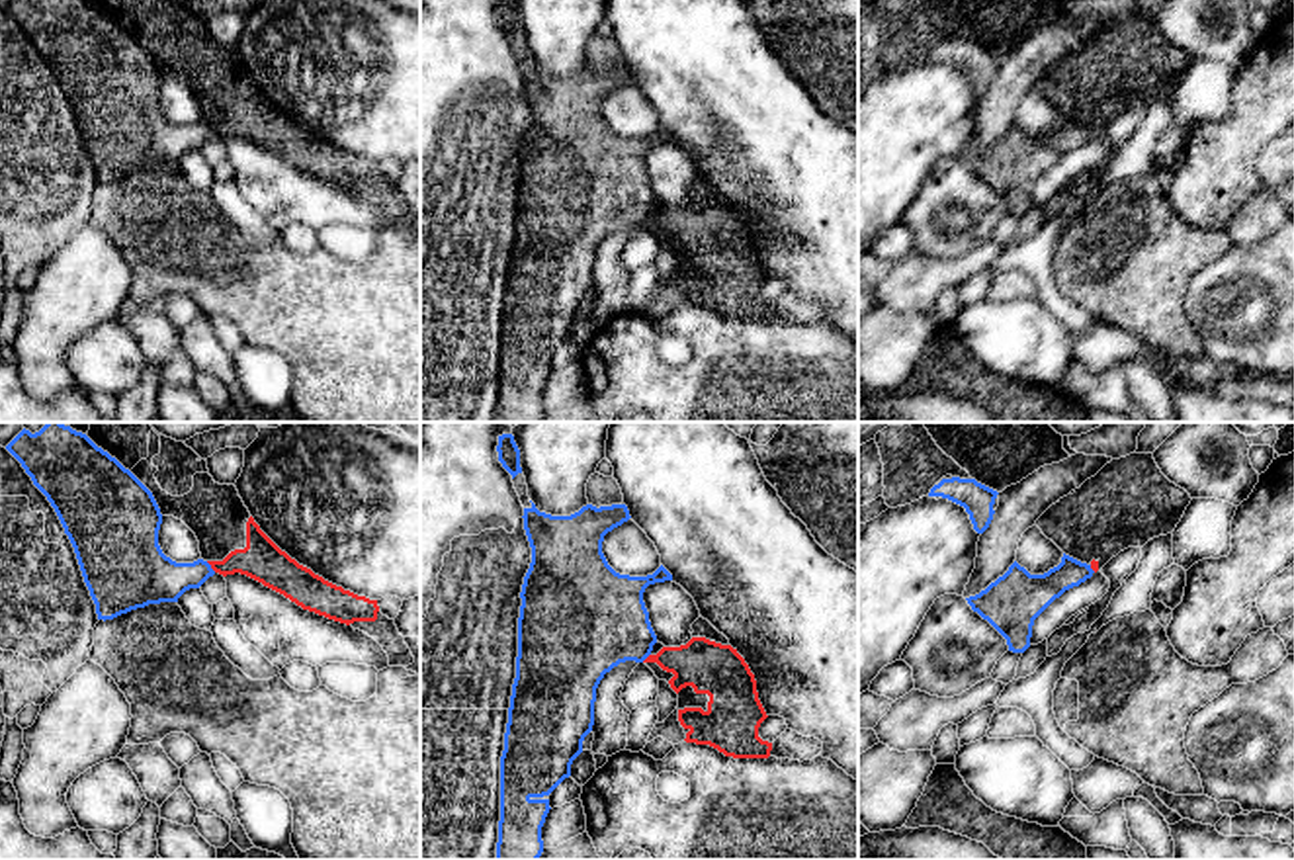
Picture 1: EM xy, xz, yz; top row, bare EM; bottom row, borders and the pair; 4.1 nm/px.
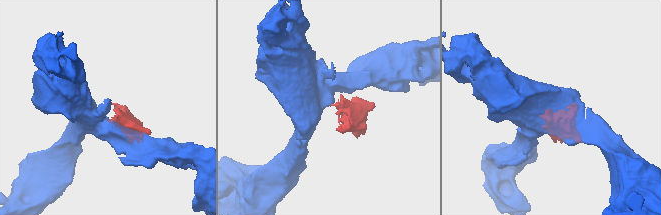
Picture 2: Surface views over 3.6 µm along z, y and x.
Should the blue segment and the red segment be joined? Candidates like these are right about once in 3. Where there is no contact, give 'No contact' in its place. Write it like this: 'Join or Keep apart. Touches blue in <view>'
Keep apart. Touches blue in xy

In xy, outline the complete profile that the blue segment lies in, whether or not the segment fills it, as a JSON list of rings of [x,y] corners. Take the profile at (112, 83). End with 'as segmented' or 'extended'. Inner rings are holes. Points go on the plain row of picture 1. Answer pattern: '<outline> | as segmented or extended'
[[[14,0],[6,12],[22,25],[33,47],[55,70],[74,109],[84,145],[96,166],[98,182],[113,182],[149,166],[178,164],[186,152],[199,150],[215,137],[211,127],[203,121],[176,125],[162,115],[158,108],[162,76],[152,55],[90,0]]] | as segmented

